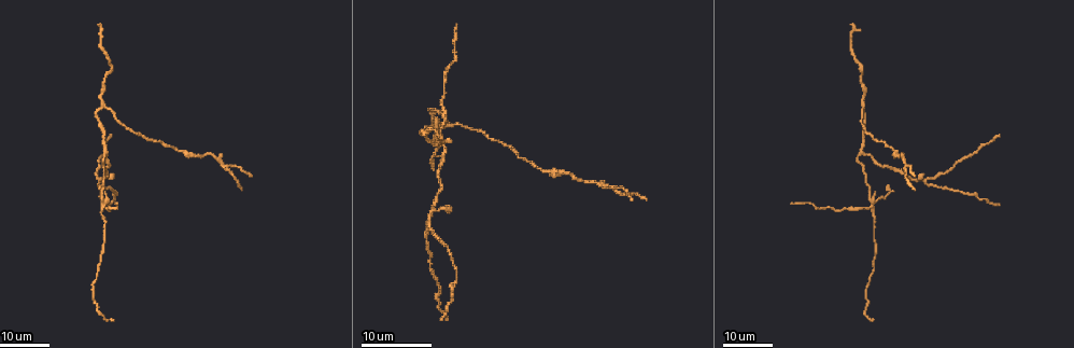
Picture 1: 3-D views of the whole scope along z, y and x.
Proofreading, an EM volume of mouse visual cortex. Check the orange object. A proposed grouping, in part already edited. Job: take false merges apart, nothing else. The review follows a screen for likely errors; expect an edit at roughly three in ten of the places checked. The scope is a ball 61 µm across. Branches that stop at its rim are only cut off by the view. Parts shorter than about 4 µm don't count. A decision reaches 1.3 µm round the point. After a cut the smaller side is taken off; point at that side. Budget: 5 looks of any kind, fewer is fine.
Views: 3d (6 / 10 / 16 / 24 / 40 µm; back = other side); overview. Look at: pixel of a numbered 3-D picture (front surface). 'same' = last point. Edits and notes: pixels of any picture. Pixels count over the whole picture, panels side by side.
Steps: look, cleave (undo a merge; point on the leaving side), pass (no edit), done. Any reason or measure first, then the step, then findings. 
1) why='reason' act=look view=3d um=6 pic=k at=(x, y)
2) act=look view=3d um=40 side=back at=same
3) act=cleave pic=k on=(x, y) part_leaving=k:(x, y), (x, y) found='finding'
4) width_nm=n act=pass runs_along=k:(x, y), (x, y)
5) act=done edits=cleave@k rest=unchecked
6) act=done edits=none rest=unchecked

why='arms part here' act=look view=3d um=16 pic=1 at=(872, 207)

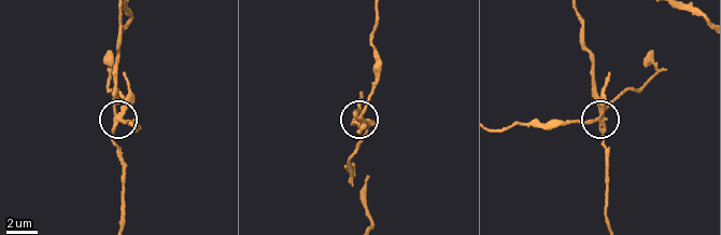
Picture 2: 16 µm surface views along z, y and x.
act=look view=3d um=10 pic=2 at=(121, 118)

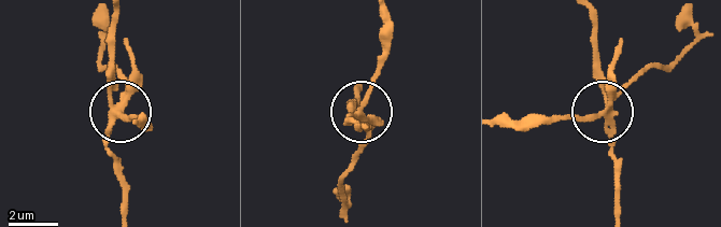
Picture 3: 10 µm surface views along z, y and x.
act=cleave pic=3 on=(136, 87) part_leaving=3:(608, 116), (505, 123) found='a second cell is stuck on'

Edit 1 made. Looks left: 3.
why='redraw' act=look view=overview

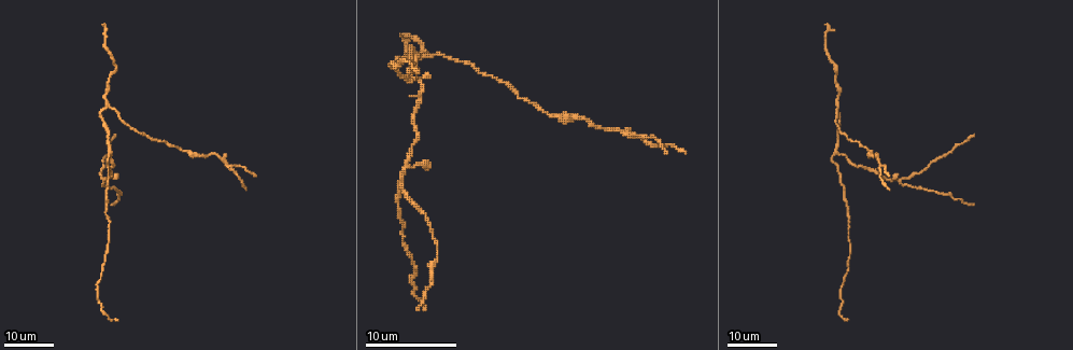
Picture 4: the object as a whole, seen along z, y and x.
act=look view=3d um=16 pic=4 at=(901, 179)

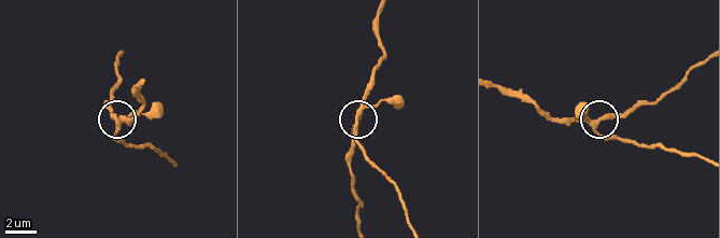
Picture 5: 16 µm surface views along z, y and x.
why='zoom in' act=look view=3d um=6 pic=5 at=(595, 125)

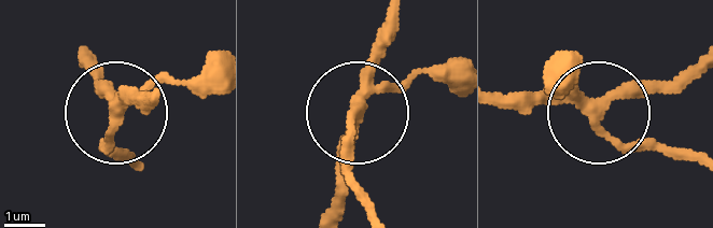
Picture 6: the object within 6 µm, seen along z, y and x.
width_nm=290 act=pass found='all the same cell'

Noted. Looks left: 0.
act=done edits=cleave@3 rest=unchecked

